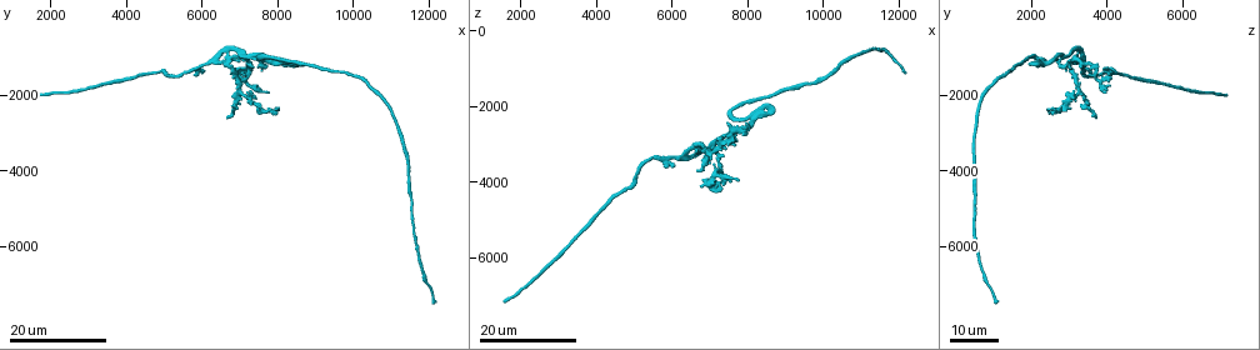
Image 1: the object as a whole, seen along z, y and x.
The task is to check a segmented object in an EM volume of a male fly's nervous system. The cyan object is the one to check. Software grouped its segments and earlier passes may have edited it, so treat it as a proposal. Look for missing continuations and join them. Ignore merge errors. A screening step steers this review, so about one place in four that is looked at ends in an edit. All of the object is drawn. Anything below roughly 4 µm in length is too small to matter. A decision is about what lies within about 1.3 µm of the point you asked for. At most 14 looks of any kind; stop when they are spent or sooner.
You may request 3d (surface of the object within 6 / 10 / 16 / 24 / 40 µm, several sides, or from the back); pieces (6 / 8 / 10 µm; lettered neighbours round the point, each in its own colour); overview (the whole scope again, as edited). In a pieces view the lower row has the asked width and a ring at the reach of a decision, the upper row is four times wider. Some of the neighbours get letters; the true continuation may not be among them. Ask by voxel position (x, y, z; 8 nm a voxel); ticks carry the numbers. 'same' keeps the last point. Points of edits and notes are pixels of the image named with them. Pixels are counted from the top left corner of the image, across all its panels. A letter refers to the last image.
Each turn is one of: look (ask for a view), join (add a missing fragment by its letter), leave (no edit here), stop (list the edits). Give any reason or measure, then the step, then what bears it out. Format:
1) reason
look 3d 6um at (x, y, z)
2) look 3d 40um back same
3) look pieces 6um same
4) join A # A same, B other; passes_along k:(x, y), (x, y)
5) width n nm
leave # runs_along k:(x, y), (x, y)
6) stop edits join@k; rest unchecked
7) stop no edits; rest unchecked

branch stops here
look 3d 24um at (6700, 2550, 3750)

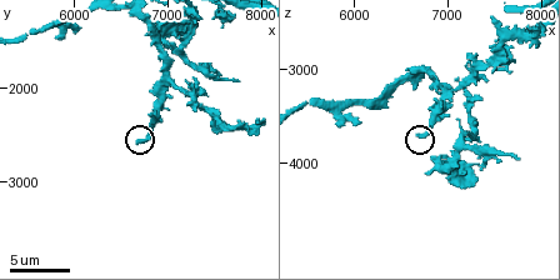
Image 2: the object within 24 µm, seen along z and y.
see the neighbours
look pieces 10um at (6700, 2550, 3700)

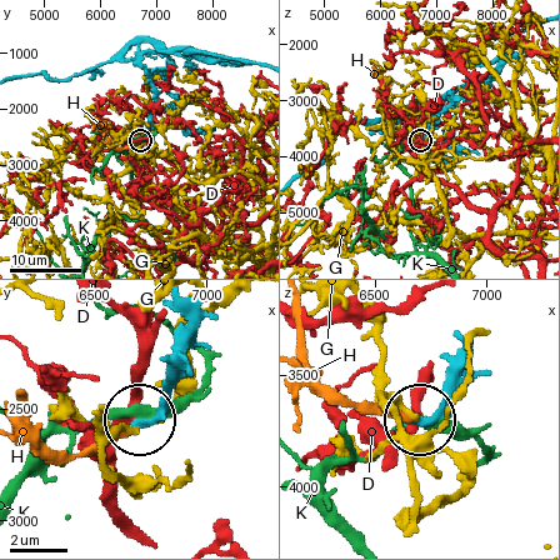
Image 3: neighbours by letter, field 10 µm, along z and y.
join H # D other, G other, H same, K other; it goes on there

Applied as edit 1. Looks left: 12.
an open end
look 3d 24um at (7500, 2350, 2500)

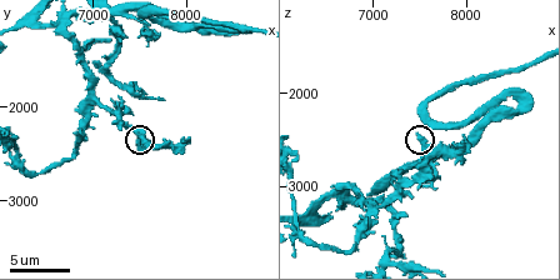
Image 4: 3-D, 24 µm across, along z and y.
look pieces 10um at (7500, 2400, 2400)

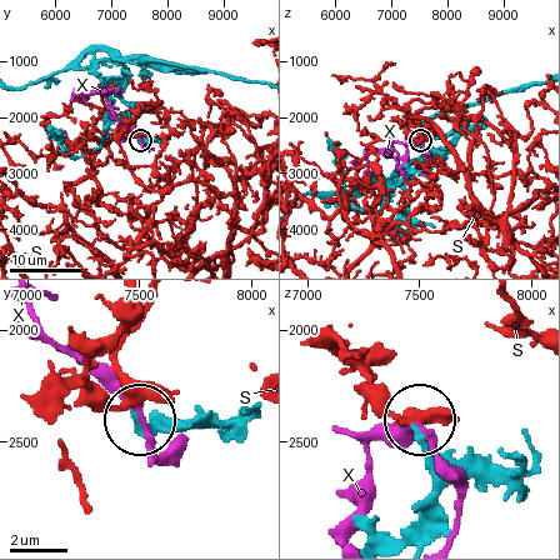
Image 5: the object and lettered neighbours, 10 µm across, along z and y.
leave # S other, X other; runs_along 5:(399, 535), (425, 506), (434, 478), (423, 430); no lettered fragment goes on from it

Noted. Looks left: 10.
free end
look 3d 10um at (5850, 1450, 3550)

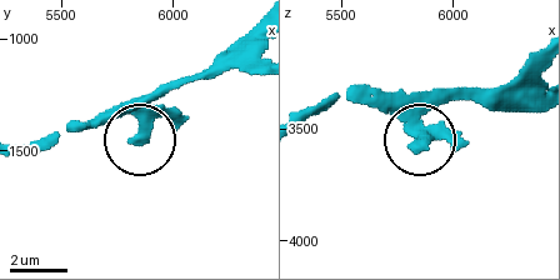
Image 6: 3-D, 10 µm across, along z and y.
look pieces 10um at (5850, 1450, 3590)

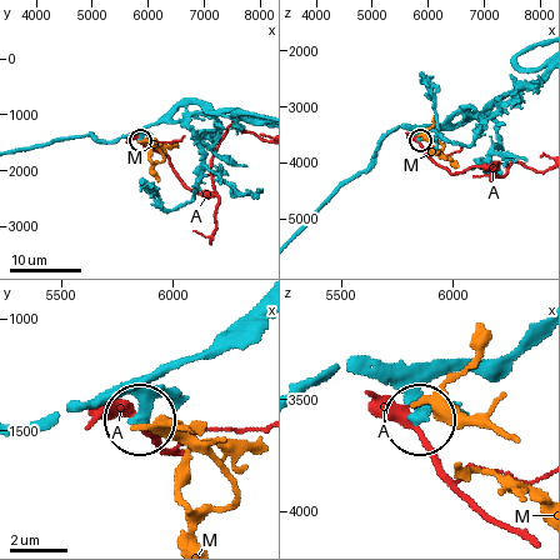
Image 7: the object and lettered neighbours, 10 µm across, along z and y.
leave # A other, M other; none of them fits

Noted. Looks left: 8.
an open end
look pieces 10um at (7750, 1950, 3950)

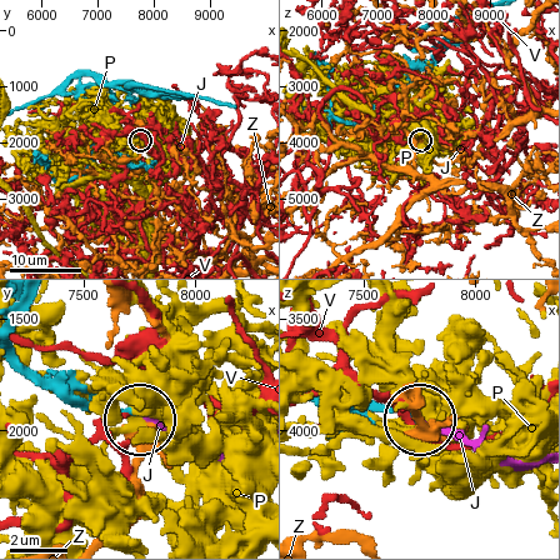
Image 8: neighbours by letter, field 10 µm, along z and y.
join J # J same, P other, V other, Z other; the cell continues

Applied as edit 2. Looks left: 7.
branch stops here
look 3d 16um at (1500, 2000, 7200)

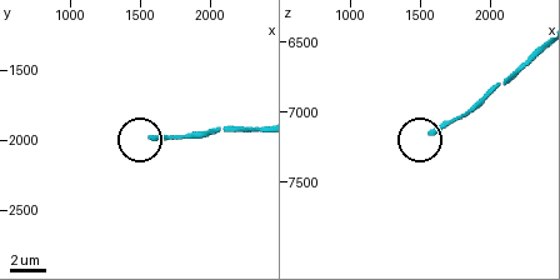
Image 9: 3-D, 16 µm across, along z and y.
what lies round it
look pieces 10um at (1580, 2000, 7140)

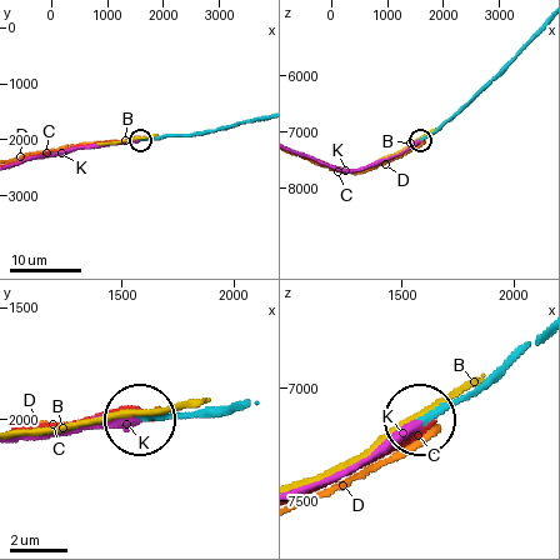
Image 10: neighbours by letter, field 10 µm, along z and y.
join K # B other, C other, D other, K same; it goes on there

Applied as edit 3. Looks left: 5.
stop edits join@3, join@8, join@10; rest unchecked

